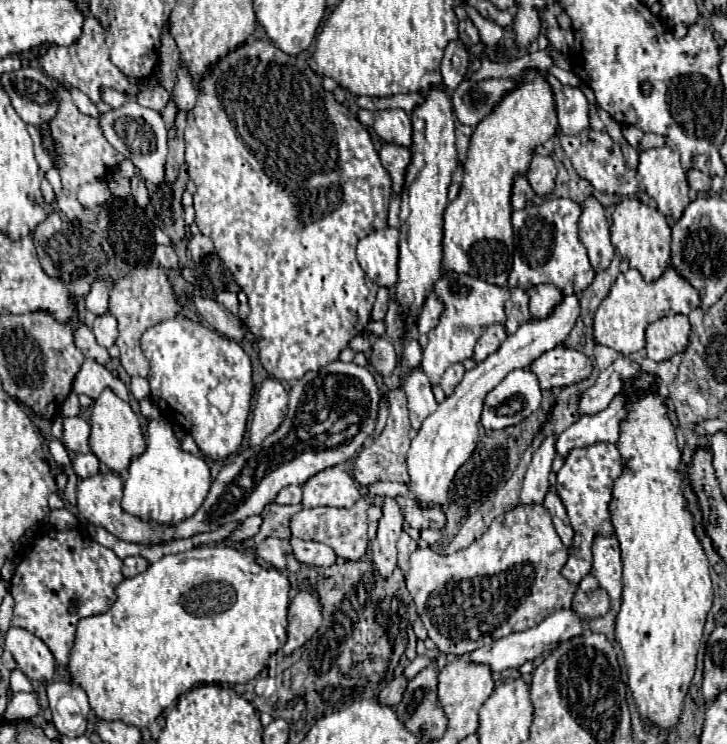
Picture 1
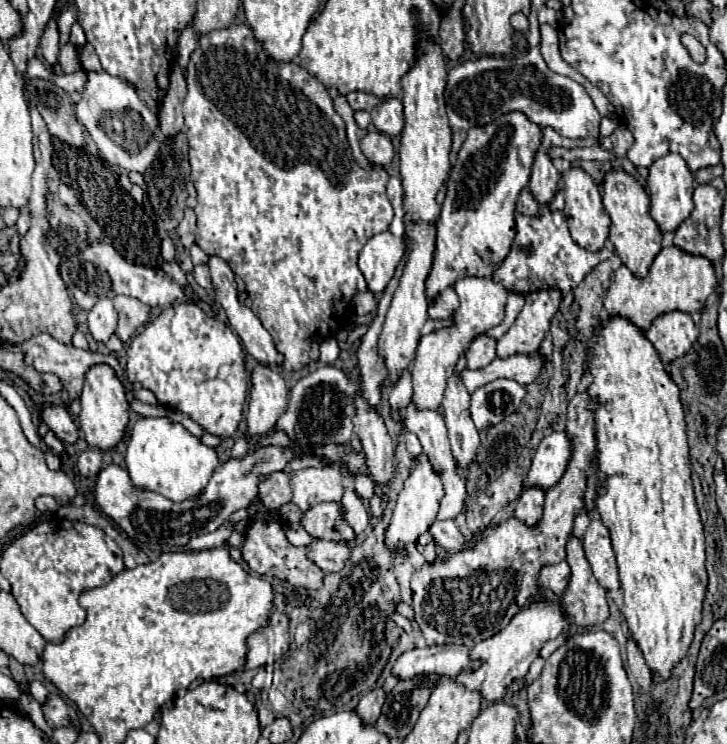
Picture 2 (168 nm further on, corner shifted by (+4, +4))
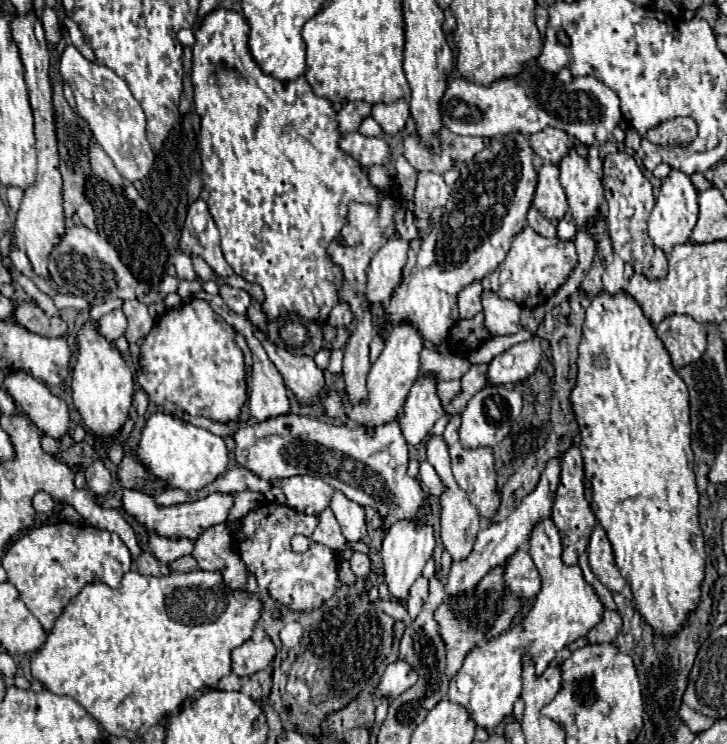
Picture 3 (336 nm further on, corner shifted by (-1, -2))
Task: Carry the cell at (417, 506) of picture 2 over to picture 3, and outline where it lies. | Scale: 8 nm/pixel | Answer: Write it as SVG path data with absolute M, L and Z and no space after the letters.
M402 520L394 524L390 530L386 530L384 536L384 548L382 548L382 564L384 564L384 576L386 584L392 596L392 602L406 602L410 596L410 588L418 576L422 576L422 570L426 562L432 558L432 550L436 546L434 530L426 524L414 524L410 520Z

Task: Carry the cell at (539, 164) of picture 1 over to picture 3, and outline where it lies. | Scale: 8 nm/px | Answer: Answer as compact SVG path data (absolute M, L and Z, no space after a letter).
M544 164L538 172L538 186L532 200L532 208L536 208L550 222L558 222L568 212L566 194L558 176L560 172L556 164Z

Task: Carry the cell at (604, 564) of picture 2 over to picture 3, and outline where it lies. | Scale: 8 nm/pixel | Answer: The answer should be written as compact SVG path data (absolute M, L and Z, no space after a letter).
M596 526L592 536L590 536L590 544L588 544L588 562L590 568L594 572L594 576L610 590L610 592L620 592L626 584L626 580L622 578L616 562L614 562L614 554L612 554L612 546L608 542L608 536L604 532L602 526Z

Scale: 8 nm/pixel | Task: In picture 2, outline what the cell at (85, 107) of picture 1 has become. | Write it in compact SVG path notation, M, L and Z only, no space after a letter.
M51 18L49 24L47 24L45 34L43 34L39 46L41 46L41 50L43 50L45 60L47 60L51 66L55 66L55 64L57 64L57 54L59 54L59 32L57 32L57 24L55 24L53 18Z

